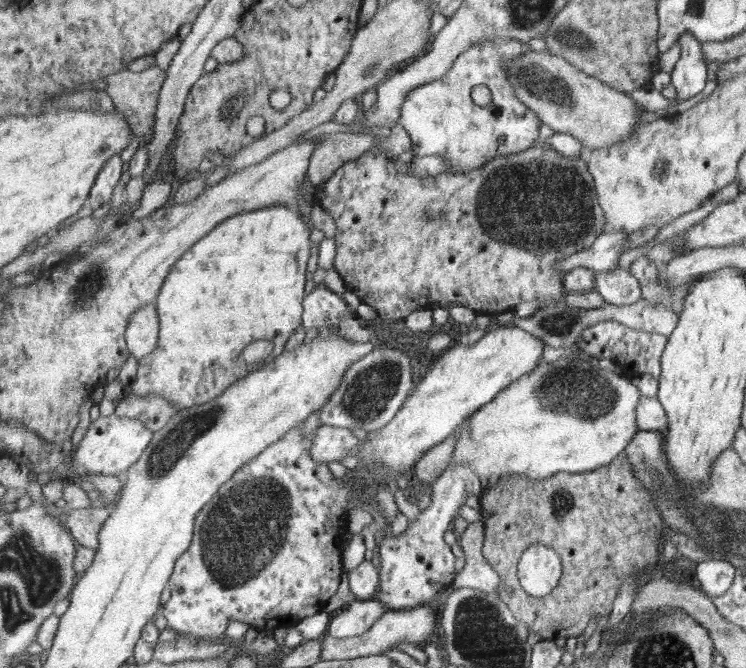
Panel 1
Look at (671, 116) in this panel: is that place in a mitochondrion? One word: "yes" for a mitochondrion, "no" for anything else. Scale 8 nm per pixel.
no

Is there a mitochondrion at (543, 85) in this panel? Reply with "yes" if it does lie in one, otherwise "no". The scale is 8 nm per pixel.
yes

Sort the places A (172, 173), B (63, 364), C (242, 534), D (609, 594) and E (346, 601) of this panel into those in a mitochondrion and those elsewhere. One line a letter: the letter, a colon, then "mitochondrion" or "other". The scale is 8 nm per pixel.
A: other
B: other
C: mitochondrion
D: other
E: other

